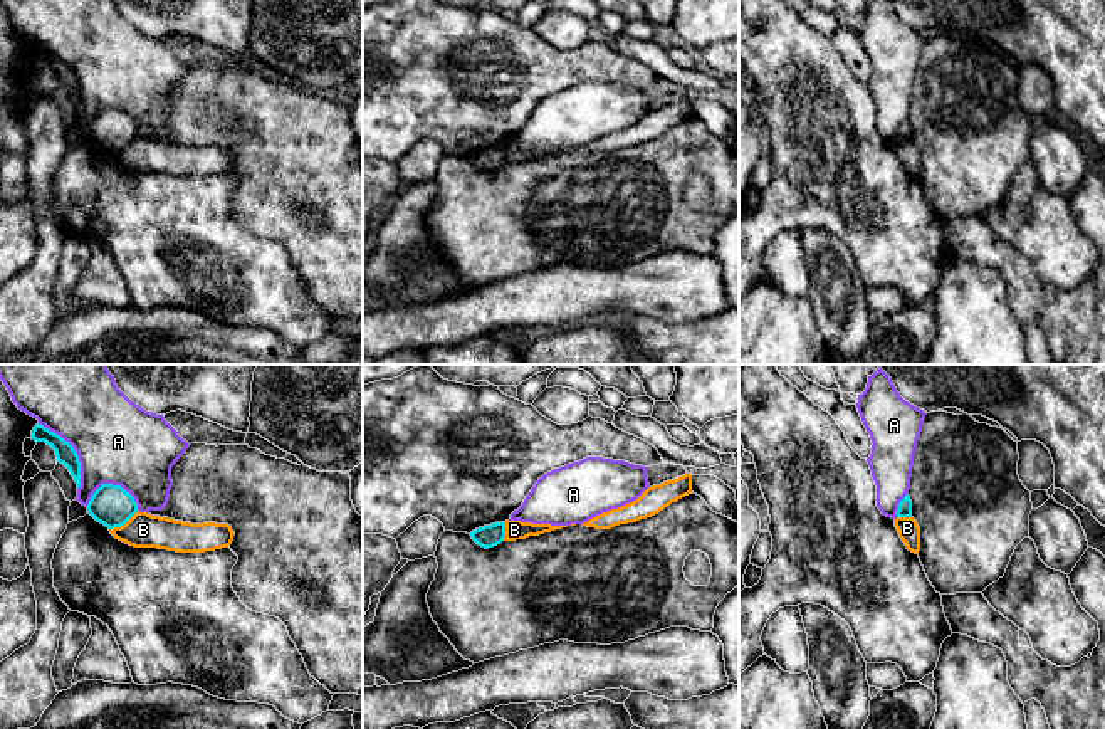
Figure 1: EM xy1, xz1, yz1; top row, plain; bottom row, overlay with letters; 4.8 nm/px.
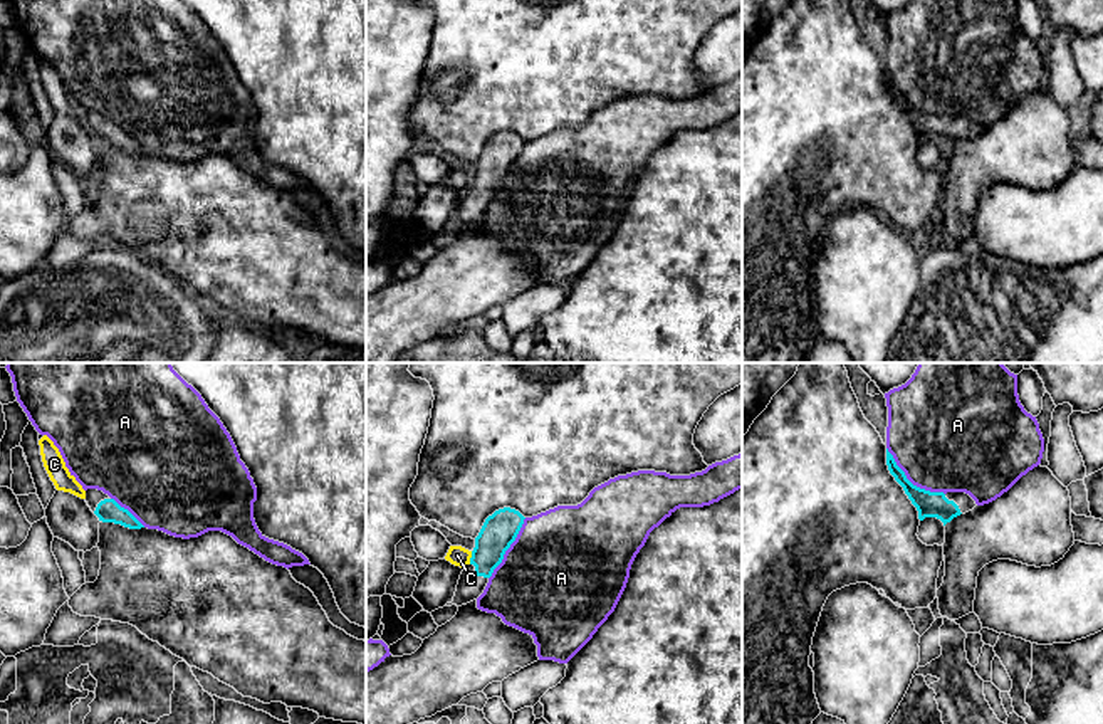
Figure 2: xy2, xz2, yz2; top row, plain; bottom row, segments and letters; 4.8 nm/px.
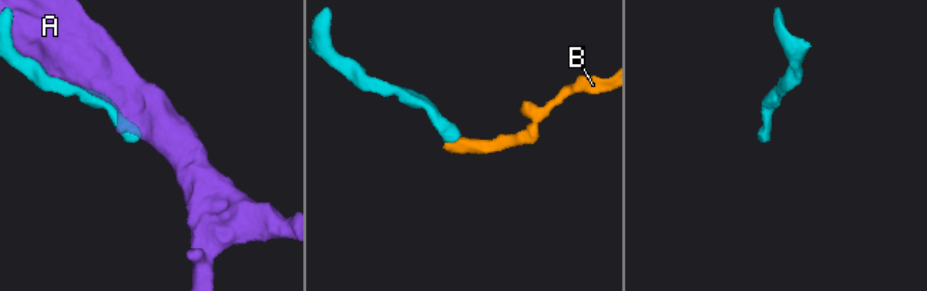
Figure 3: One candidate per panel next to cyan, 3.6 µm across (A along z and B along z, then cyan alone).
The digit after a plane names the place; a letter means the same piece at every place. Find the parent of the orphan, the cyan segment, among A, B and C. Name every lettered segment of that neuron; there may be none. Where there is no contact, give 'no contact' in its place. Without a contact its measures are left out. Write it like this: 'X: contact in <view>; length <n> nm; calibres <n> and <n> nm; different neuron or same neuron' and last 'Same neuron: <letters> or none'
A: contact in xy1; length 380 nm; calibres 90 and 400 nm; different neuron
B: contact in xy1; length 170 nm; calibres 190 and 160 nm; different neuron
C: contact in xz2; length 70 nm; calibres 170 and 90 nm; different neuron
Same neuron: none

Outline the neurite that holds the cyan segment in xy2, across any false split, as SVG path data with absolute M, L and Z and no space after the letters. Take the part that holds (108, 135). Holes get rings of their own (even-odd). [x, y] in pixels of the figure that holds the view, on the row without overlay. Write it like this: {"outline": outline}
{"outline": "M87 113L86 126L102 146L114 146L129 153L144 151L128 133L121 131L114 123L111 123L102 114Z"}

